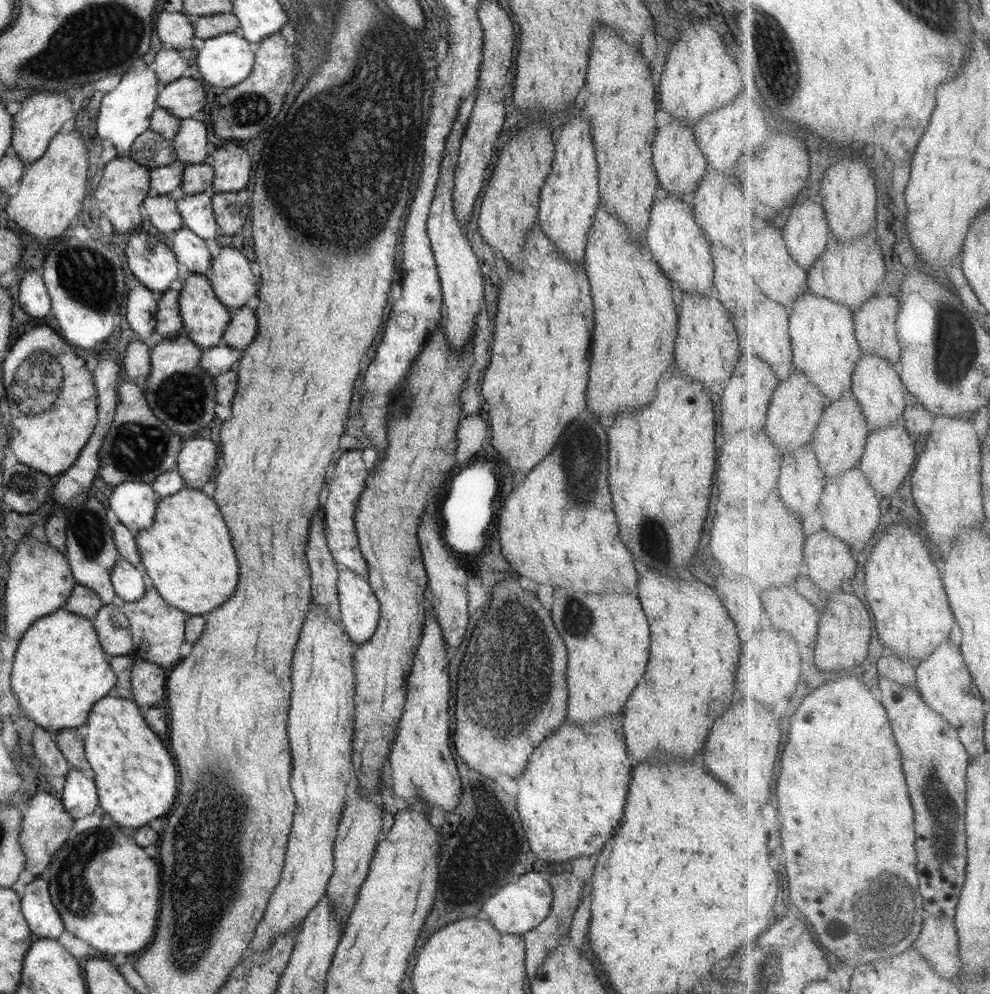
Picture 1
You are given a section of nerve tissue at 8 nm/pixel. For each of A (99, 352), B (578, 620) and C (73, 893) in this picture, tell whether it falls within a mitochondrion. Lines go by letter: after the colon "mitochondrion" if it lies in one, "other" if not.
A: other
B: mitochondrion
C: mitochondrion

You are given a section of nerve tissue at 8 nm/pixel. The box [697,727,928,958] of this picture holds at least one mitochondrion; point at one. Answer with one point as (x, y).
(881, 912)

